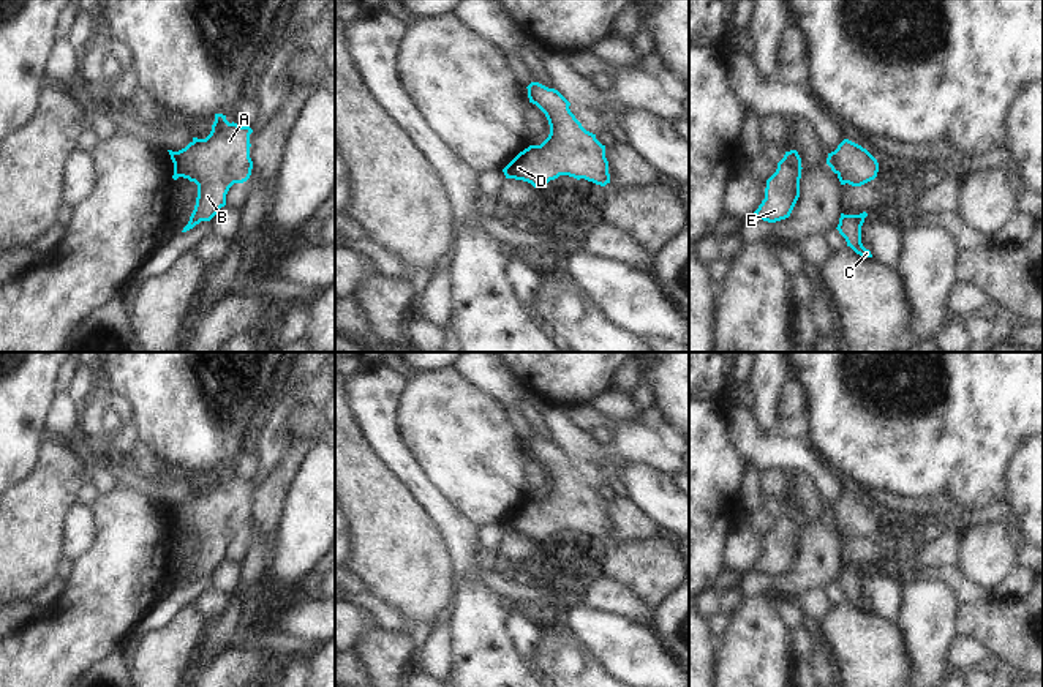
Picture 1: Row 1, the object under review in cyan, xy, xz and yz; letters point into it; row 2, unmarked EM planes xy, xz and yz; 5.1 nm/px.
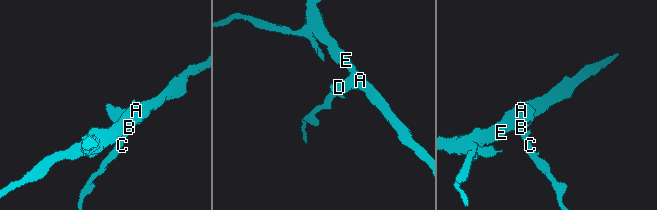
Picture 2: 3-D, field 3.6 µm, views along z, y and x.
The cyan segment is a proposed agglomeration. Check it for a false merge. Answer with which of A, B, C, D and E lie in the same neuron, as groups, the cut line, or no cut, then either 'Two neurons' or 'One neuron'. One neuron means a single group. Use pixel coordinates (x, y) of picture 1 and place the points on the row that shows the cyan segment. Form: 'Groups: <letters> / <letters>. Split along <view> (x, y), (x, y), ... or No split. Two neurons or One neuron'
Groups: A B C D E. No split. One neuron.

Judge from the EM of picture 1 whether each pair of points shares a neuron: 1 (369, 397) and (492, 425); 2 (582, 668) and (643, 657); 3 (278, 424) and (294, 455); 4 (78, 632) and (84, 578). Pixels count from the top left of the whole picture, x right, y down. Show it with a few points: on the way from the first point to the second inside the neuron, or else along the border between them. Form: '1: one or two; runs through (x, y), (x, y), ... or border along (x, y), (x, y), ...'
1: two; border along (408, 381), (397, 411), (397, 431), (402, 441)
2: two; border along (576, 638), (607, 670)
3: two; border along (296, 438), (269, 476)
4: one; runs through (84, 619), (84, 591)

